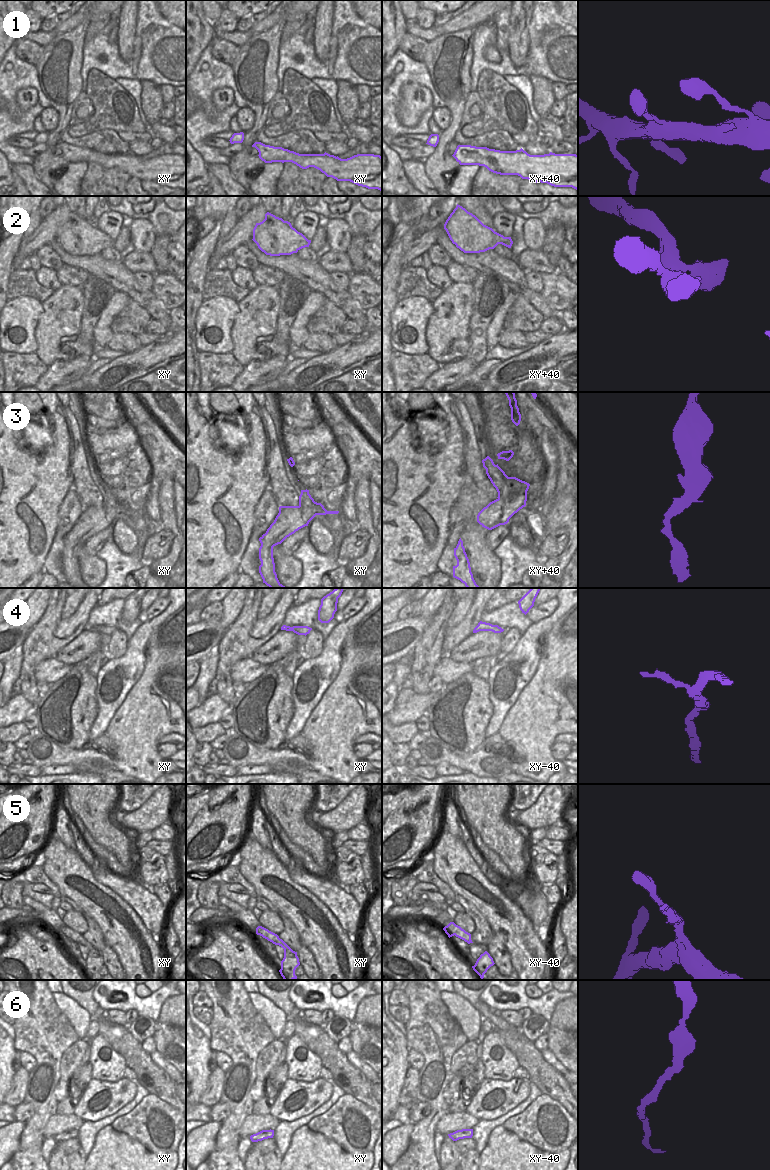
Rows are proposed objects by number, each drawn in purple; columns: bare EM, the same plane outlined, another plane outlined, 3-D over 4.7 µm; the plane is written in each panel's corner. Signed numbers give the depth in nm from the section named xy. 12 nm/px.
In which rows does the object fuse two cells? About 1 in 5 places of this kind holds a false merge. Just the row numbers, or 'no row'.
no row

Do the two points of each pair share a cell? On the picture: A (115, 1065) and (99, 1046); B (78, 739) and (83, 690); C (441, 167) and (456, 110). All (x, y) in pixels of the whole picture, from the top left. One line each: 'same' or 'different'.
A: same
B: same
C: same

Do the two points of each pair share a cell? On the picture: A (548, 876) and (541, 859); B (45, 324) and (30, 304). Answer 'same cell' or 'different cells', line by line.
A: same cell
B: different cells

